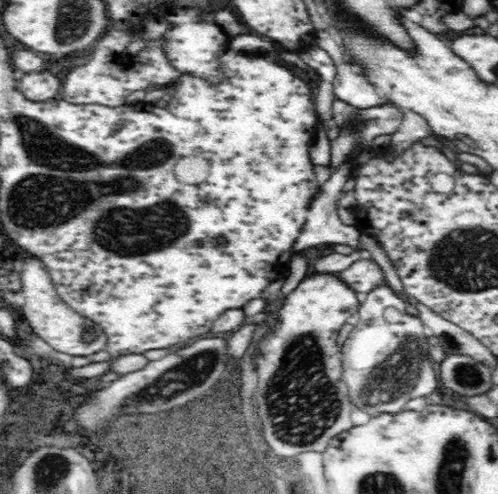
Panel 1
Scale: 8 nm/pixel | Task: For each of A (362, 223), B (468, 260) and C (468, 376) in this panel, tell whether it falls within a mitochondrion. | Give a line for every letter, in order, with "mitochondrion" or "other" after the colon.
A: other
B: mitochondrion
C: mitochondrion

